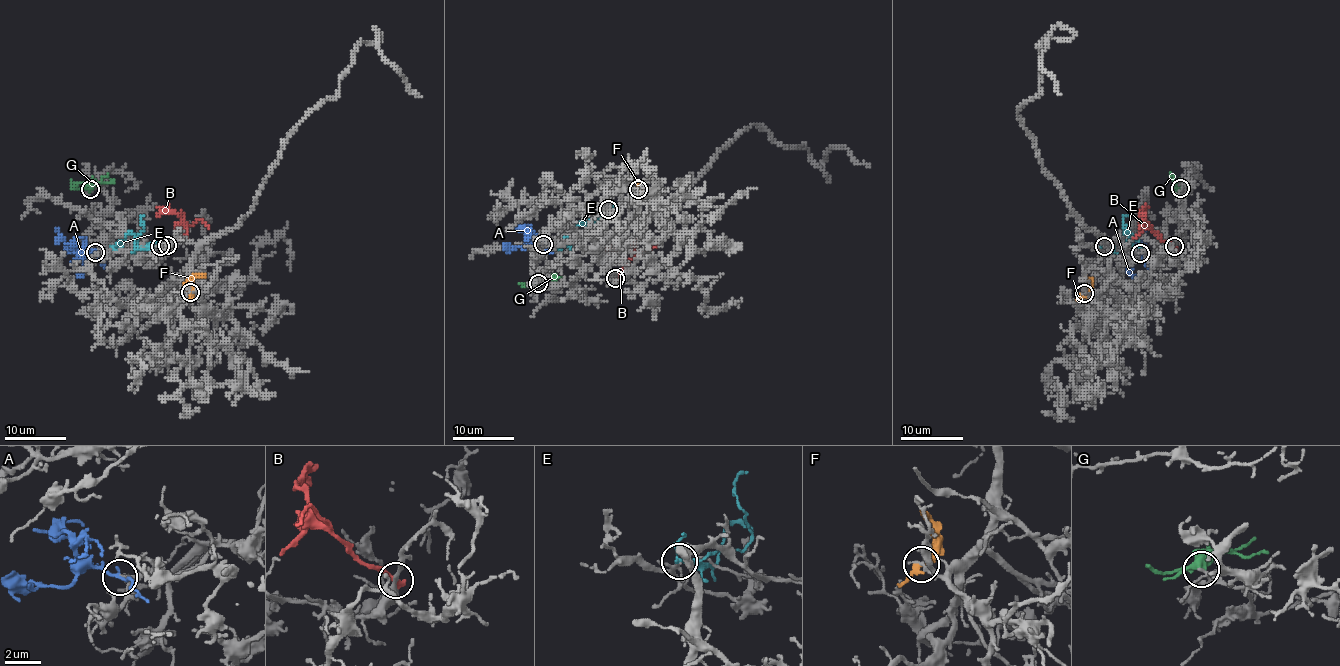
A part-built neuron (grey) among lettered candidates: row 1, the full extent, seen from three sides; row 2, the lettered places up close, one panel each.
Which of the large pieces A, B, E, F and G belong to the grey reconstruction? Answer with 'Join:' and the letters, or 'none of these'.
Join: A, G

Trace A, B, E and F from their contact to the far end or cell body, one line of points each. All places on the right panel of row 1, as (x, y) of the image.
A: (1139, 252), (1143, 252), (1143, 227)
B: (1174, 246), (1153, 230), (1139, 213), (1147, 206)
E: (1104, 246), (1116, 248), (1121, 234), (1130, 235), (1141, 248), (1146, 248)
F: (1083, 293), (1090, 280), (1083, 274)

